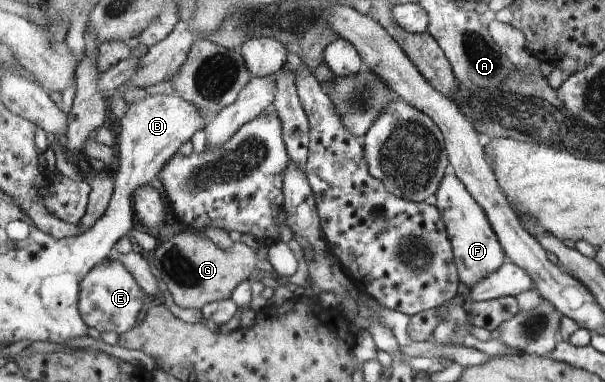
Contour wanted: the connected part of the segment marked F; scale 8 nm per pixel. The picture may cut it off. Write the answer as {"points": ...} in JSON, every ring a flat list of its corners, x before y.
{"points":[[455,173,446,175,438,187,436,206,442,211,443,221,452,246,454,247,455,261,458,265,460,281,469,288,478,281,485,279,494,271,497,271,508,259,506,251,491,225,486,211,471,195,462,179]]}

